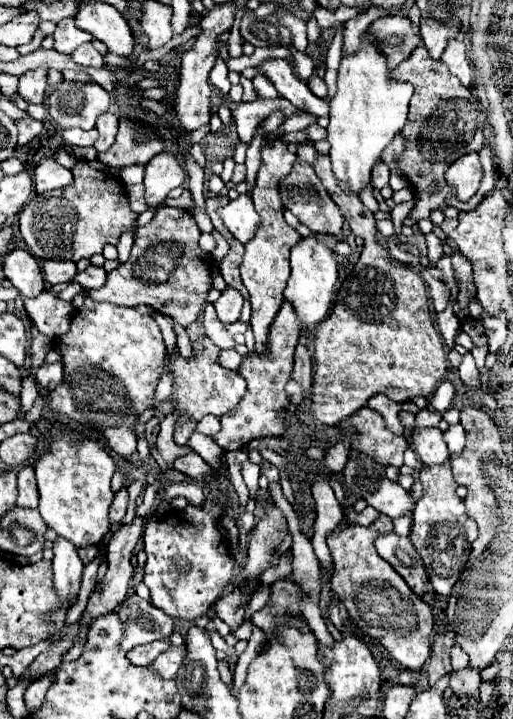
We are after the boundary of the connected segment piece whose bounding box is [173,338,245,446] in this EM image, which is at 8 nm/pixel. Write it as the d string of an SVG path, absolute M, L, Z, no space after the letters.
M207 338L207 344L205 344L205 350L201 356L193 356L191 360L183 360L181 356L175 358L175 362L173 362L173 372L175 372L173 398L177 398L177 410L183 410L183 416L175 424L173 438L175 438L177 446L187 446L189 436L195 432L195 426L203 416L213 414L213 416L221 418L225 412L229 412L231 408L235 408L239 404L239 400L245 394L245 378L237 374L241 362L243 362L243 358L237 354L237 350L223 350L221 358L219 358L219 348L209 338Z

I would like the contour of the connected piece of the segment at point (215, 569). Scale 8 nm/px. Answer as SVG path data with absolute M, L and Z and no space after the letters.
M205 502L203 508L187 506L181 512L173 512L177 520L169 520L169 512L163 520L149 518L145 524L143 540L147 552L147 564L143 582L151 592L151 604L161 608L171 618L195 620L203 616L223 594L233 574L233 556L227 542L219 534L217 518L225 512L227 504Z

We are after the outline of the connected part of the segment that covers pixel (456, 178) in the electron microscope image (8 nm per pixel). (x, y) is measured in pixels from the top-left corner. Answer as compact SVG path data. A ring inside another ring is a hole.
M465 154L461 158L457 158L445 172L445 182L455 190L457 200L461 202L469 202L475 192L479 190L481 184L481 162L479 162L479 154Z

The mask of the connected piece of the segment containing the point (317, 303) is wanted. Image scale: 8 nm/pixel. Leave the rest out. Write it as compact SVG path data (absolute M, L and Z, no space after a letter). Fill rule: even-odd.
M315 236L301 238L301 242L291 248L291 278L285 288L285 300L293 304L303 328L313 328L327 318L336 298L335 285L338 278L335 252Z

